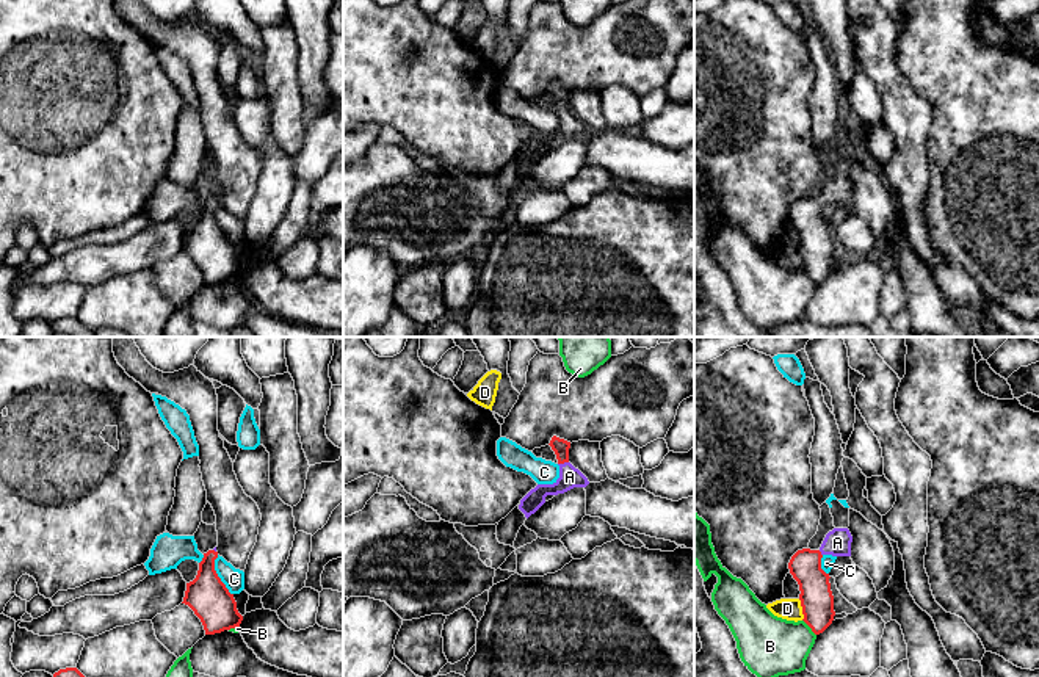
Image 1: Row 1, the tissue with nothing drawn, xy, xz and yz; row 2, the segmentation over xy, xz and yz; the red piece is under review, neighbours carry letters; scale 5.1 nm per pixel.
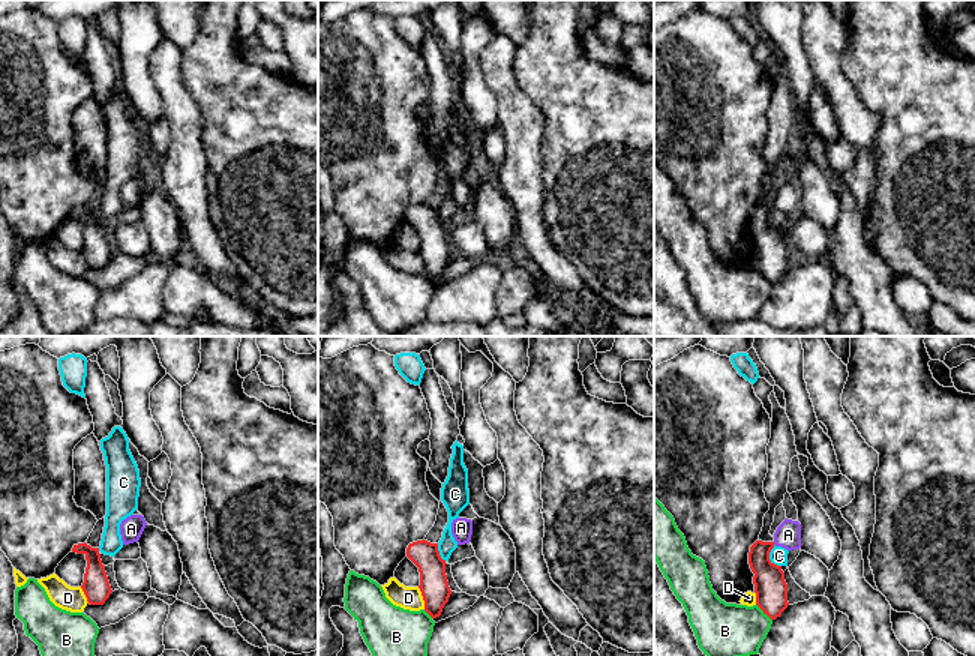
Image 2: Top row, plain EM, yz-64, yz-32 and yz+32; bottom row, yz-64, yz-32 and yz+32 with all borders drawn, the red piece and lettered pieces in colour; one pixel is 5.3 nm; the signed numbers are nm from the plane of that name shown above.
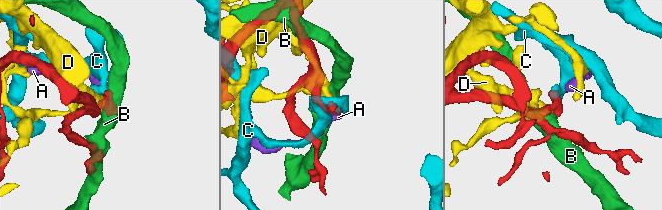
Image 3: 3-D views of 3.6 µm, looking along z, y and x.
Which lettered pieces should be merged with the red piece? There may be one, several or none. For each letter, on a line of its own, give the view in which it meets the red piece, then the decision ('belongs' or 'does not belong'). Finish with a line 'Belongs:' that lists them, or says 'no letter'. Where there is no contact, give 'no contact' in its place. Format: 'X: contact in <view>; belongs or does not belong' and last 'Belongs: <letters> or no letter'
A: contact in xz; belongs
B: contact in yz; does not belong
C: contact in xy; does not belong
D: contact in yz; does not belong
Belongs: A

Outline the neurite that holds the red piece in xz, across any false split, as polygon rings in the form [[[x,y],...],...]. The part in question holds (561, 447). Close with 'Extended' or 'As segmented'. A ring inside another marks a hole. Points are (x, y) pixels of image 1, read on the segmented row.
[[[553,436],[548,445],[556,454],[559,478],[553,484],[538,484],[520,500],[519,509],[527,519],[545,503],[547,495],[564,494],[589,484],[588,478],[569,462],[570,442]]]. Extended

